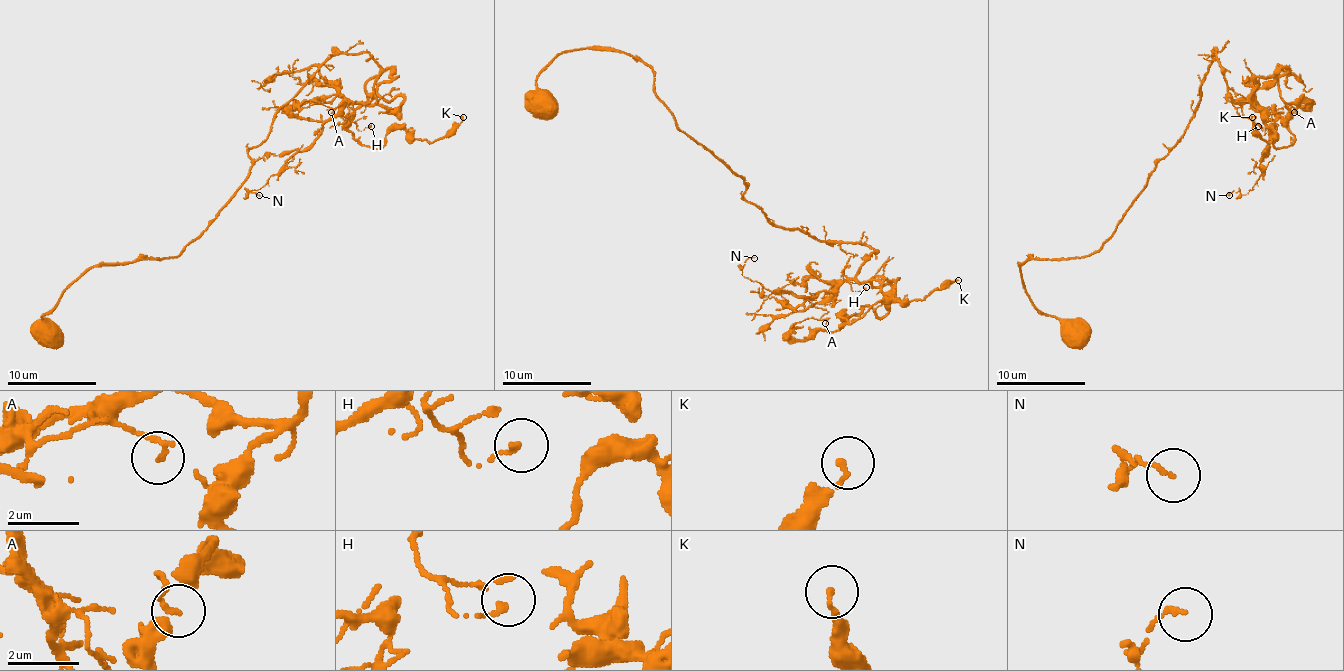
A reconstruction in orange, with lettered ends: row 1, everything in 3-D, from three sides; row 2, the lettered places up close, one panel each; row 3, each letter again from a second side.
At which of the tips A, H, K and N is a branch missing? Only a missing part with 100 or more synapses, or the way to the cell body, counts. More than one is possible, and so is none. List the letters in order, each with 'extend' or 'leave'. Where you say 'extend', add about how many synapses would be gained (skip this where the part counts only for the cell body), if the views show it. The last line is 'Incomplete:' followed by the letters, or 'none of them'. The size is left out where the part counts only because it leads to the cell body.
A: leave
H: leave
K: leave
N: leave
Incomplete: none of them

